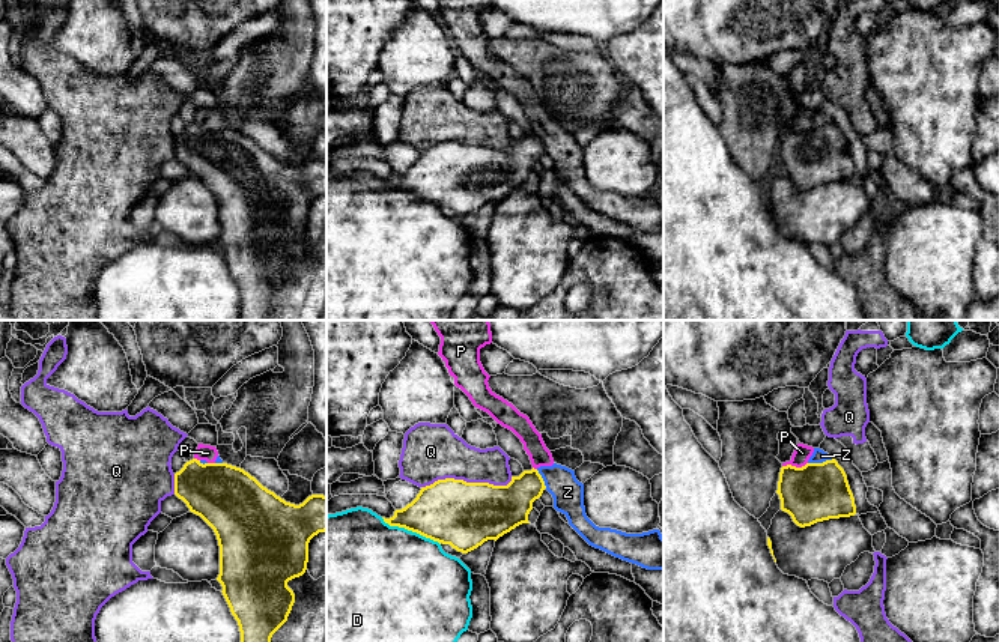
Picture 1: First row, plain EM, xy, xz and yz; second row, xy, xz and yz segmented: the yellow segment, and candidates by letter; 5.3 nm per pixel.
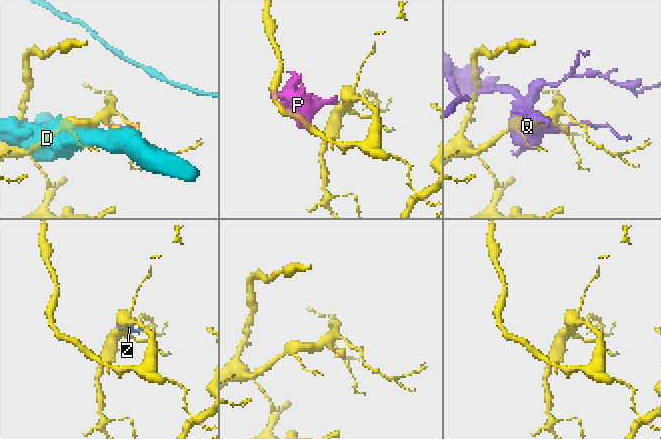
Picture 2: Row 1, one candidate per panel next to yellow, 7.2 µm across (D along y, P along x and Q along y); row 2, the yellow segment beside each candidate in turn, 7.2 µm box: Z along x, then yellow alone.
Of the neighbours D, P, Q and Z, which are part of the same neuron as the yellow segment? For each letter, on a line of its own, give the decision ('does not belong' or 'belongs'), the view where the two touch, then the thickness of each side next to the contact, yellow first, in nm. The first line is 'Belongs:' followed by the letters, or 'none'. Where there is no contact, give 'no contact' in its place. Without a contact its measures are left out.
Belongs: none
D: does not belong | xz | 360/480 nm
P: does not belong | yz | 320/90 nm
Q: does not belong | xz | 360/300 nm
Z: does not belong | yz | 320/80 nm

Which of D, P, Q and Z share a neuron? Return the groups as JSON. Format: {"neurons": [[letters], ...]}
{"neurons": [["D"], ["P", "Z"], ["Q"]]}

